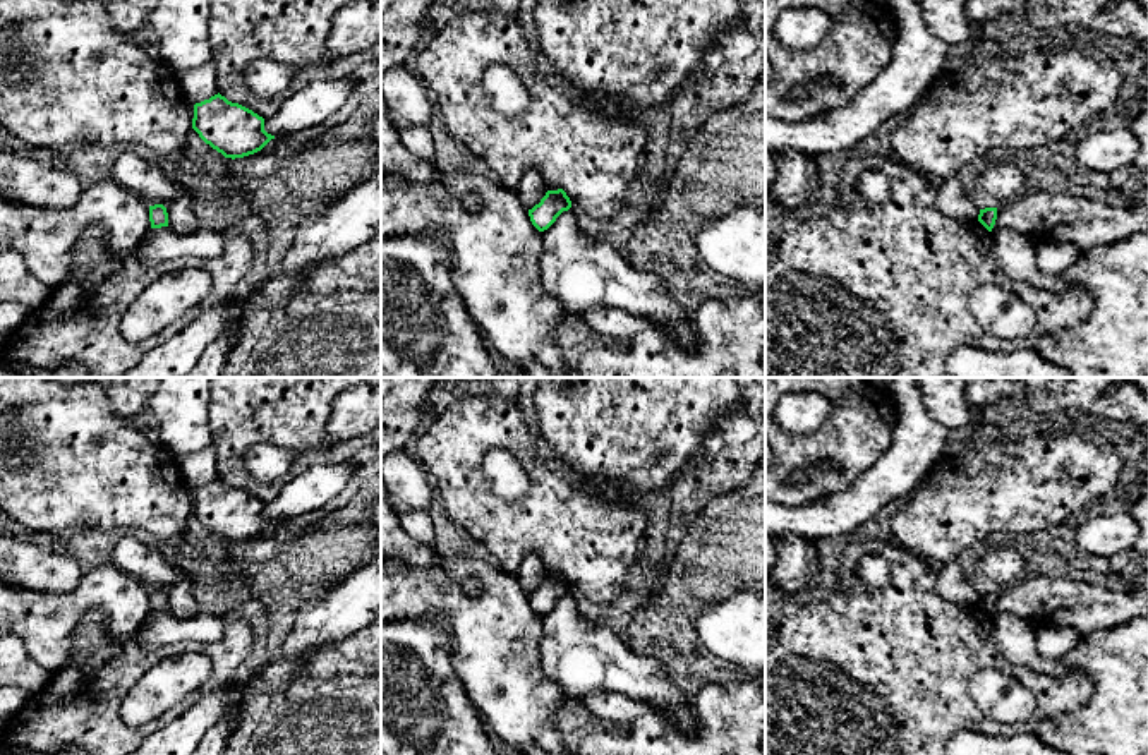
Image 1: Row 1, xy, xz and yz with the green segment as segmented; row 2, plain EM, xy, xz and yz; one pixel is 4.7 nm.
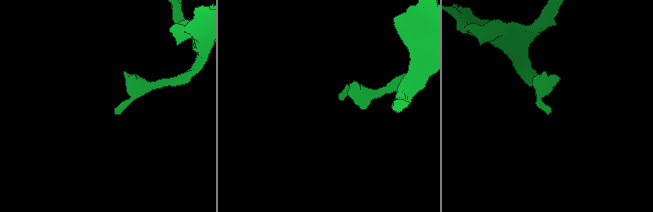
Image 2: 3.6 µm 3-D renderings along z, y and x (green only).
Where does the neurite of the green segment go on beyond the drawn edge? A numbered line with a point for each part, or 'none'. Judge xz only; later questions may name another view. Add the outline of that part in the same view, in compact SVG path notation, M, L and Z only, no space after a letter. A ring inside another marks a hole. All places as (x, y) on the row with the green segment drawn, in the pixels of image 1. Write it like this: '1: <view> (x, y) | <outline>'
none

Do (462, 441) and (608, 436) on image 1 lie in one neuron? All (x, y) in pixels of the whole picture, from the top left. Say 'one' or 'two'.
two

